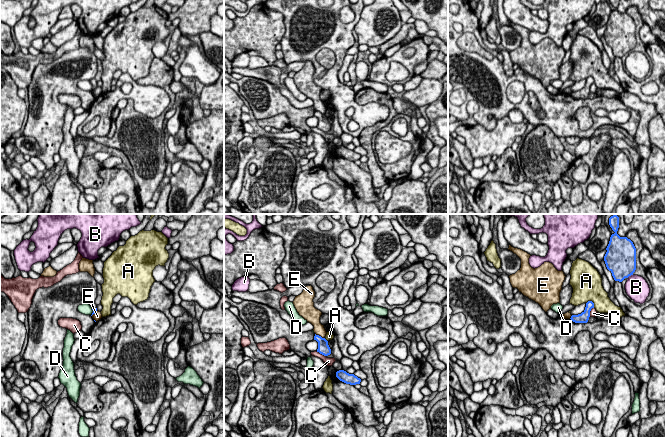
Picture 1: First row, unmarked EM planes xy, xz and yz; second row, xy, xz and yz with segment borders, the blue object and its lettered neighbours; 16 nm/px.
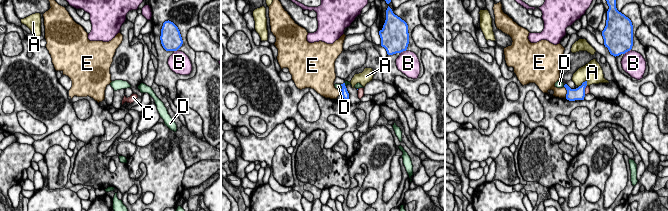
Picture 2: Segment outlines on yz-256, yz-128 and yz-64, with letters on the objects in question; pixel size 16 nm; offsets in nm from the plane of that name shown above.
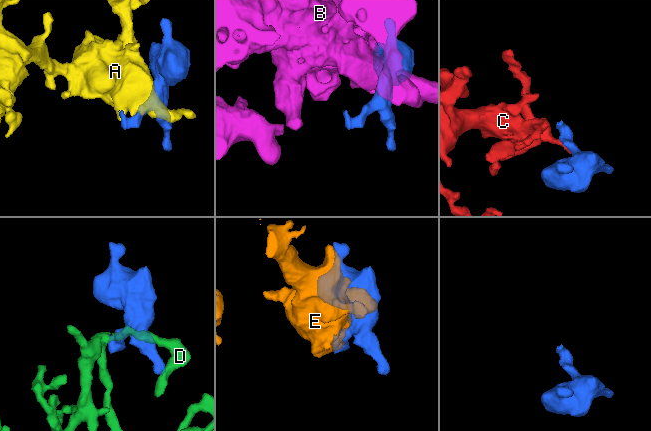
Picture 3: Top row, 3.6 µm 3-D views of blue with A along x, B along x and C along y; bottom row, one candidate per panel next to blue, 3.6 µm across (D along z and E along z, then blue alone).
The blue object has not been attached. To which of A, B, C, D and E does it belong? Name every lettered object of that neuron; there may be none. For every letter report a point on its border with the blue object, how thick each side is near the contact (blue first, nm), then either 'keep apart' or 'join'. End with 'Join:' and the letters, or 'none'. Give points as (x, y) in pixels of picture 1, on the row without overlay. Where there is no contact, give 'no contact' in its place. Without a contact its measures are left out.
A: meets blue in yz at (592, 78); 140 nm thick on the blue side, 440 nm on the other; keep apart
B: meets blue in yz at (629, 51); 460 nm thick on the blue side, 360 nm on the other; keep apart
C: meets blue in xz at (321, 129); 190 nm thick on the blue side, 130 nm on the other; keep apart
D: meets blue in xy at (93, 88); 60 nm thick on the blue side, 170 nm on the other; keep apart
E: meets blue in xz at (320, 112); 190 nm thick on the blue side, 170 nm on the other; keep apart
Join: none

